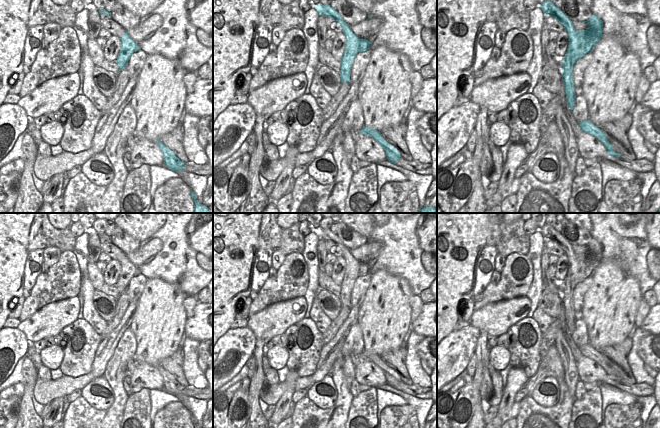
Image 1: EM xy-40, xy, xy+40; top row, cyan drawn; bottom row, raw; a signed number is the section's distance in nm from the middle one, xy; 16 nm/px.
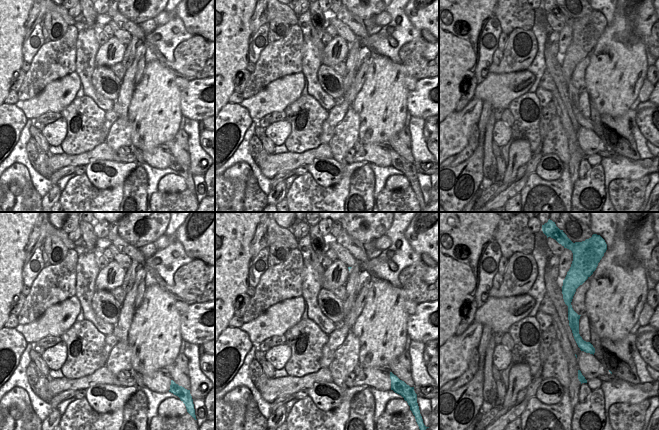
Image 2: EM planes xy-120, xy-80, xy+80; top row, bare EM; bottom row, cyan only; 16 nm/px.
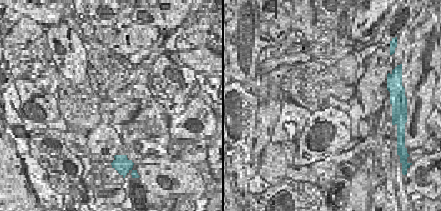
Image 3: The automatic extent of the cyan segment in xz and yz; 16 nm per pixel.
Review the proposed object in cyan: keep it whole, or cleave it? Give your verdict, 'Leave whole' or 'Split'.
Split.

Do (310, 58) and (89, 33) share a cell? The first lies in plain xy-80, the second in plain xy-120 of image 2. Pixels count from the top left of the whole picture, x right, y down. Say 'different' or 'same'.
same

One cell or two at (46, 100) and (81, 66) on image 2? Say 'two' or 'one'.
two

